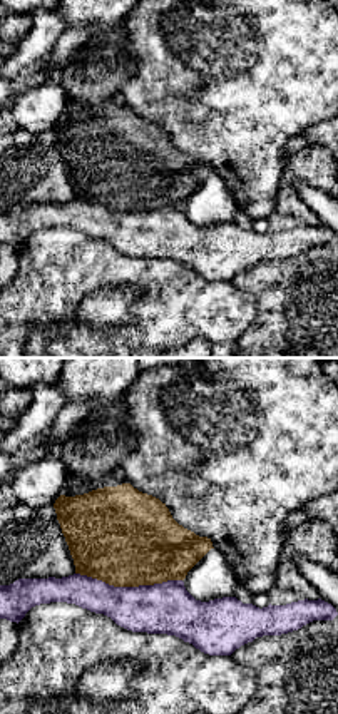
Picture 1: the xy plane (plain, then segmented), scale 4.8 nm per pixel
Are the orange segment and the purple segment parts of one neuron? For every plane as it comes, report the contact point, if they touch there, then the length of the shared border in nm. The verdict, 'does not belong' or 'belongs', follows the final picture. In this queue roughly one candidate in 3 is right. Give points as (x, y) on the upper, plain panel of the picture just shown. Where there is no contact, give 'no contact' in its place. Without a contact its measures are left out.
contact (129, 211); length 500 nm

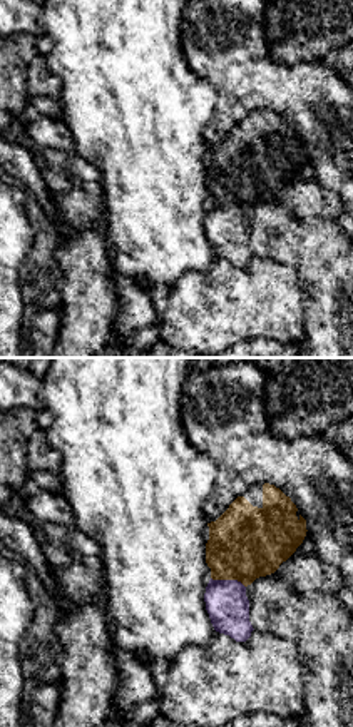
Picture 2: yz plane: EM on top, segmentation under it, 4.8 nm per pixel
contact (228, 204); length 180 nm

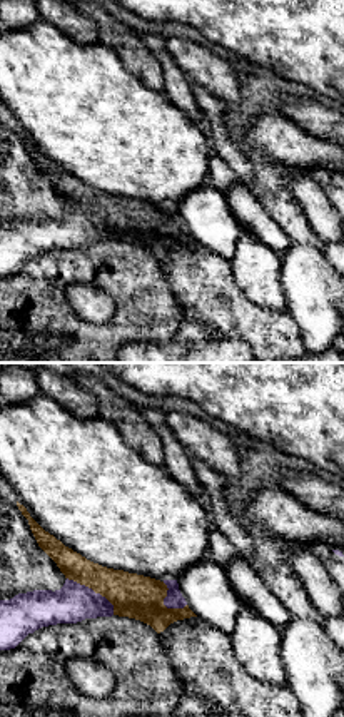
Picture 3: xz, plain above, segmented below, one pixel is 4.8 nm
contact (94, 216); length 300 nm

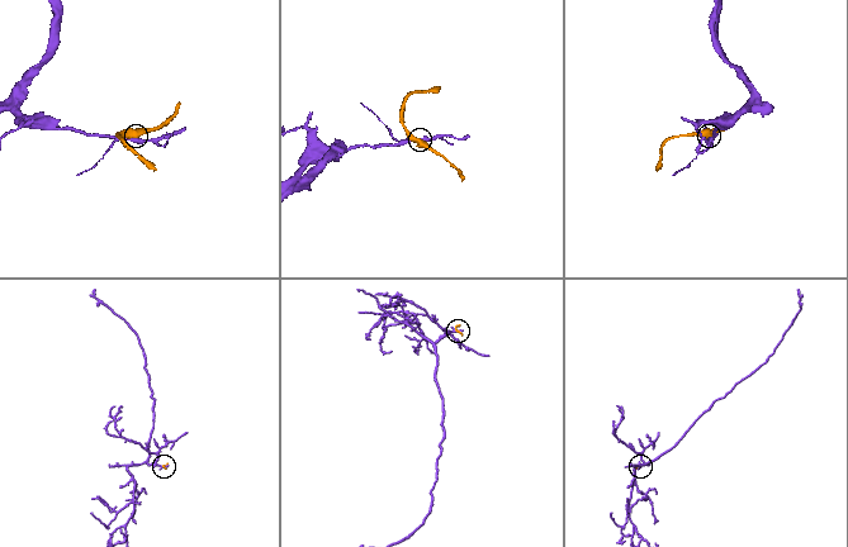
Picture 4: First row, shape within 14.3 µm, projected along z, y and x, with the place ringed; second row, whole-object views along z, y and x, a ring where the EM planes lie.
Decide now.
does not belong

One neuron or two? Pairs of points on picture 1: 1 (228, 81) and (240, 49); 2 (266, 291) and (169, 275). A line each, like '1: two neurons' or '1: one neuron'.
1: one neuron
2: two neurons

